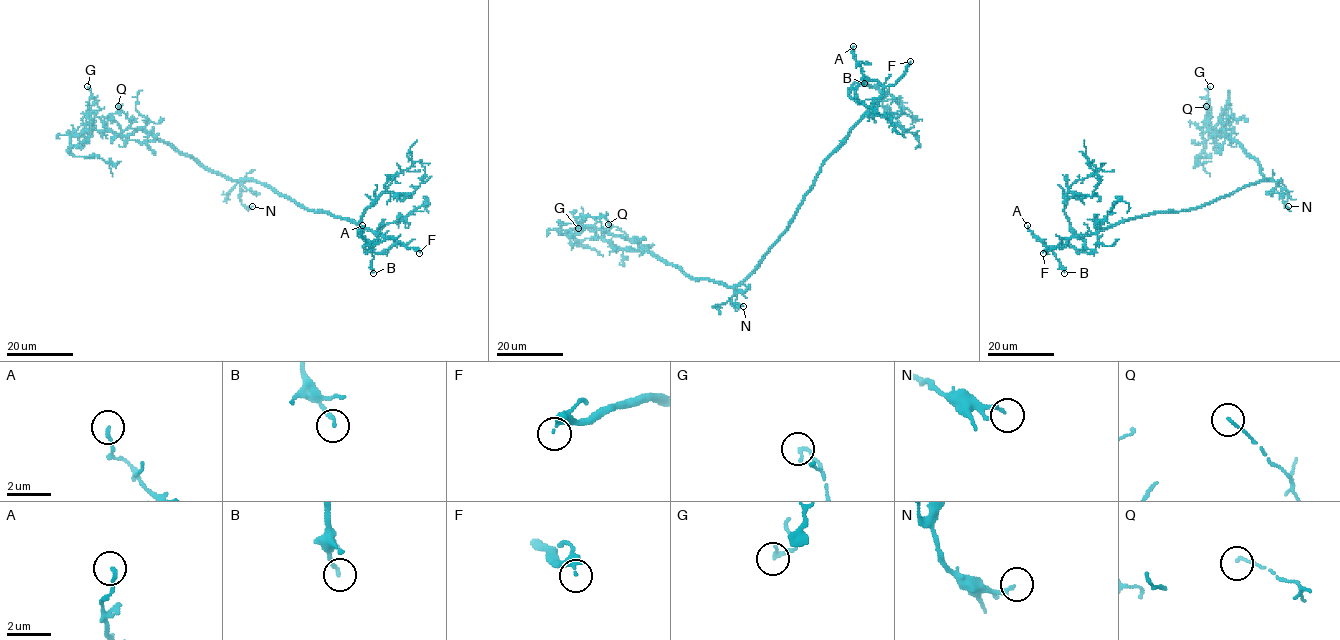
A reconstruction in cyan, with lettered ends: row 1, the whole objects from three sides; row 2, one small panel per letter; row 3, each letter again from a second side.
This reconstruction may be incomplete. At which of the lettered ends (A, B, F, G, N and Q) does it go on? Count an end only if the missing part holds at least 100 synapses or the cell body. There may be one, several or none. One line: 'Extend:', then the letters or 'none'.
Extend: F

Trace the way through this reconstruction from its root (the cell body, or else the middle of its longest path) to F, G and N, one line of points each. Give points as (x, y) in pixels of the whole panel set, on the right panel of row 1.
F: (1202, 205), (1189, 210), (1159, 211), (1128, 218), (1089, 234), (1072, 237), (1064, 246), (1043, 253)
G: (1202, 205), (1267, 180), (1261, 174), (1260, 164), (1223, 129), (1217, 134), (1202, 129), (1210, 86)
N: (1202, 205), (1262, 180), (1274, 180), (1288, 206)

